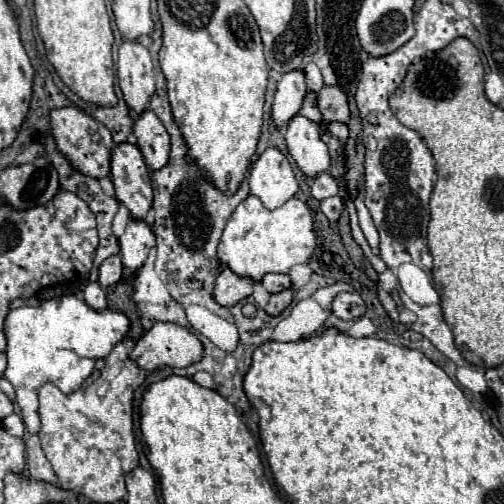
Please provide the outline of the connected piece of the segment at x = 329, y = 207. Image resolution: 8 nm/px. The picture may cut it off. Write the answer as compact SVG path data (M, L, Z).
M332 196L330 200L322 200L320 202L320 210L330 220L330 224L336 224L338 218L340 218L340 212L342 212L342 200L340 200L340 196Z

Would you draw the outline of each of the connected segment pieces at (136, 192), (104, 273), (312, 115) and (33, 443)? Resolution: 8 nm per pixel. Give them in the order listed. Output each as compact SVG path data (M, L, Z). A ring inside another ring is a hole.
M124 142L114 148L110 178L118 202L130 210L132 218L142 220L152 206L152 180L138 146Z
M110 256L102 262L100 266L100 276L98 276L98 284L102 284L102 288L114 286L122 280L124 274L124 266L122 266L122 258L120 256Z
M308 90L306 98L304 98L304 104L300 108L300 116L308 118L314 124L320 124L322 122L322 114L320 114L320 110L316 106L316 92L314 90Z
M36 434L28 436L28 440L26 440L26 462L28 462L28 472L32 478L52 482L52 484L58 482L50 462L46 460L46 456L40 448L40 438Z

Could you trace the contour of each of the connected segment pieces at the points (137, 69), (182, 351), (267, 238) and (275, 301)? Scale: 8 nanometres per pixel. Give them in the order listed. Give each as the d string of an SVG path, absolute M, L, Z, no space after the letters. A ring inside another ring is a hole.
M124 40L118 52L118 84L128 108L142 114L154 94L150 52L140 42Z
M156 322L134 346L130 358L138 362L140 368L152 372L158 368L186 368L200 362L204 356L204 346L200 338L178 324Z
M248 196L226 222L218 244L218 260L224 268L230 268L236 276L260 282L264 274L288 274L292 266L306 264L314 252L316 236L310 208L300 200L292 198L274 212L266 210L256 196Z
M286 290L286 292L280 292L278 296L272 296L268 306L264 308L268 316L280 316L292 302L292 290Z

